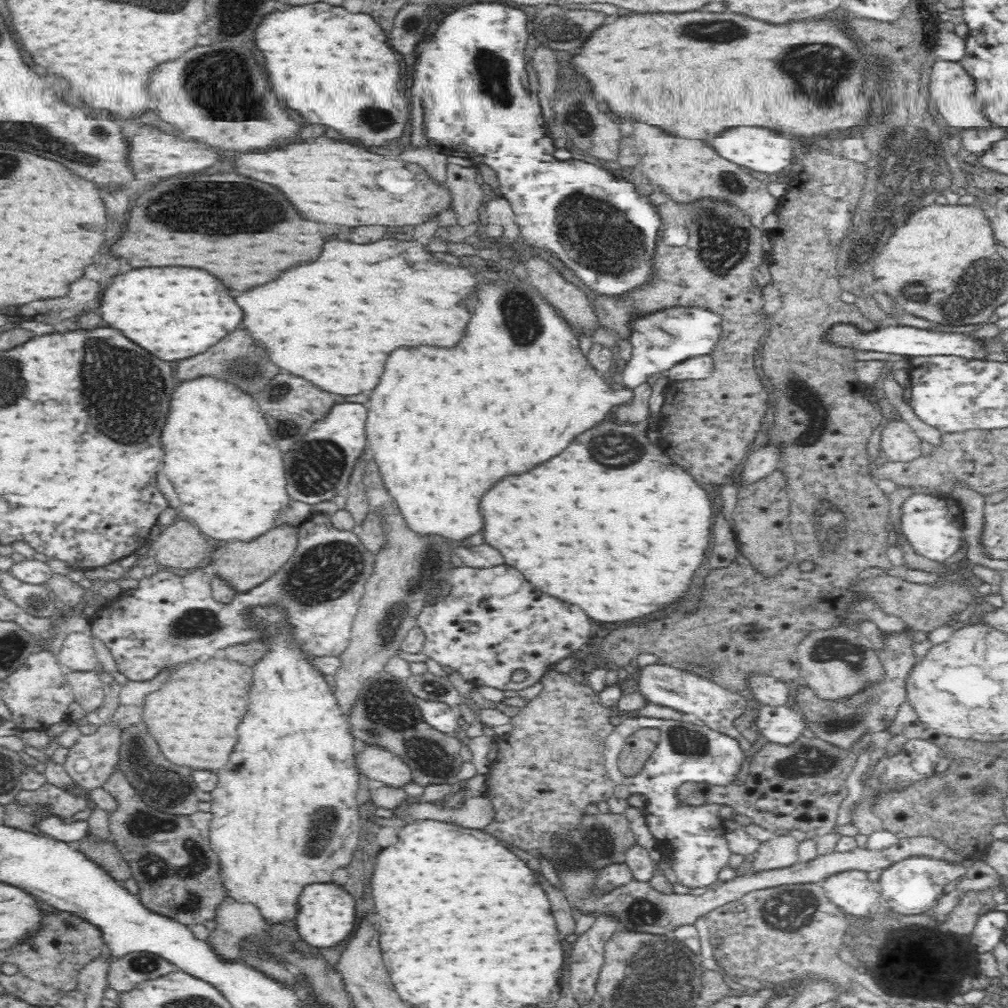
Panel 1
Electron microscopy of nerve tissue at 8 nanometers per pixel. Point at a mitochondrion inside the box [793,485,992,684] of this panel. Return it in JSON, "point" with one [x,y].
{"point":[836,650]}

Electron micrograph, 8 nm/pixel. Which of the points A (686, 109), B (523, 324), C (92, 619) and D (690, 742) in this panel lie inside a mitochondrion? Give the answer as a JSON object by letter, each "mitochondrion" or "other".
{"A":"other","B":"mitochondrion","C":"other","D":"mitochondrion"}

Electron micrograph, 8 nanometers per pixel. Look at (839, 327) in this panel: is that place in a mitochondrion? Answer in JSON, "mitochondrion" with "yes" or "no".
{"mitochondrion":"no"}

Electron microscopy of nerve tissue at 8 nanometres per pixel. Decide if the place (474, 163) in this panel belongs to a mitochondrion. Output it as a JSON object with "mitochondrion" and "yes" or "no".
{"mitochondrion":"no"}

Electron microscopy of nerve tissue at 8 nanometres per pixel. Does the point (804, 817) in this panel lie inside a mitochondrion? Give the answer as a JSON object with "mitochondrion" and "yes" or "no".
{"mitochondrion":"no"}

